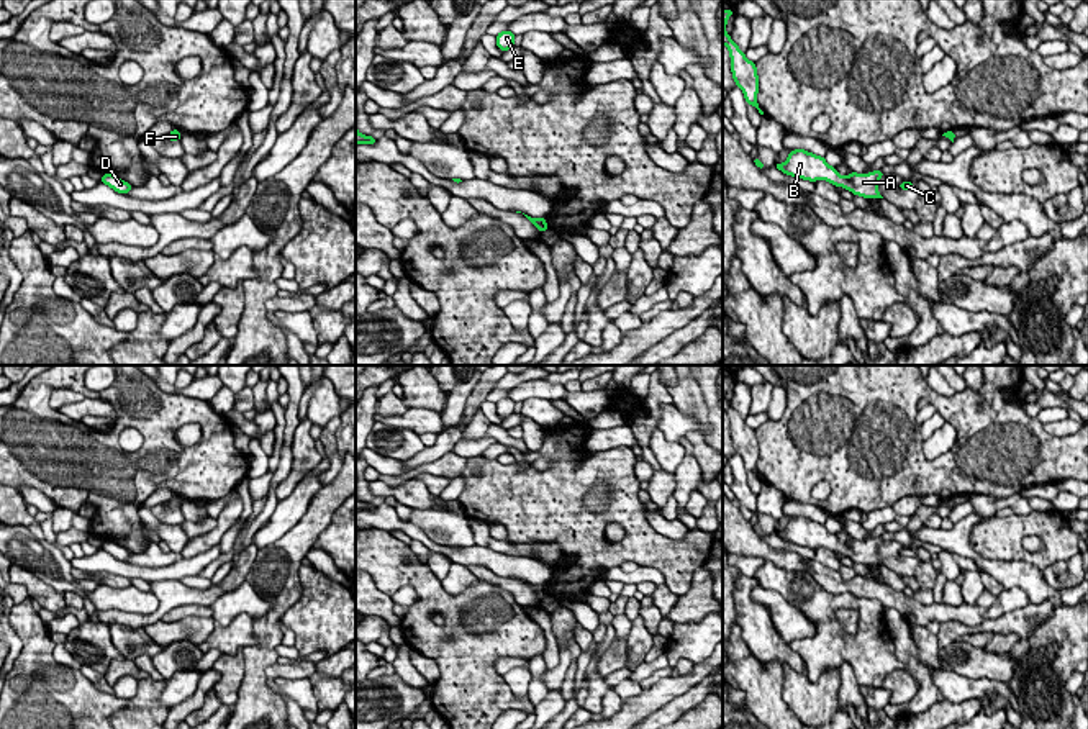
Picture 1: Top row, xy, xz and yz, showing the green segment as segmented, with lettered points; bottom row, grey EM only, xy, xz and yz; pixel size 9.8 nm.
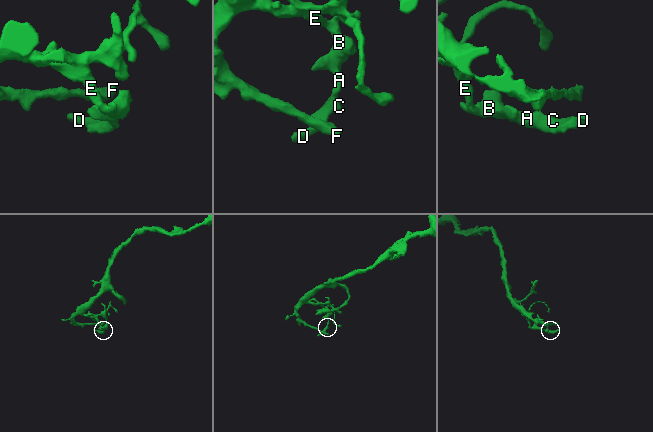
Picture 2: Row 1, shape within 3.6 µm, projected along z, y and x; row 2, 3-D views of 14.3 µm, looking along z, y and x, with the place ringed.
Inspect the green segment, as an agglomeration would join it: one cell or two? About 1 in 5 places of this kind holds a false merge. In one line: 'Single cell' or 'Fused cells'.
Single cell

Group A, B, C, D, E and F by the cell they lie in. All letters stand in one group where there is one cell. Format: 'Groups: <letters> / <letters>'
Groups: A B C D E F

